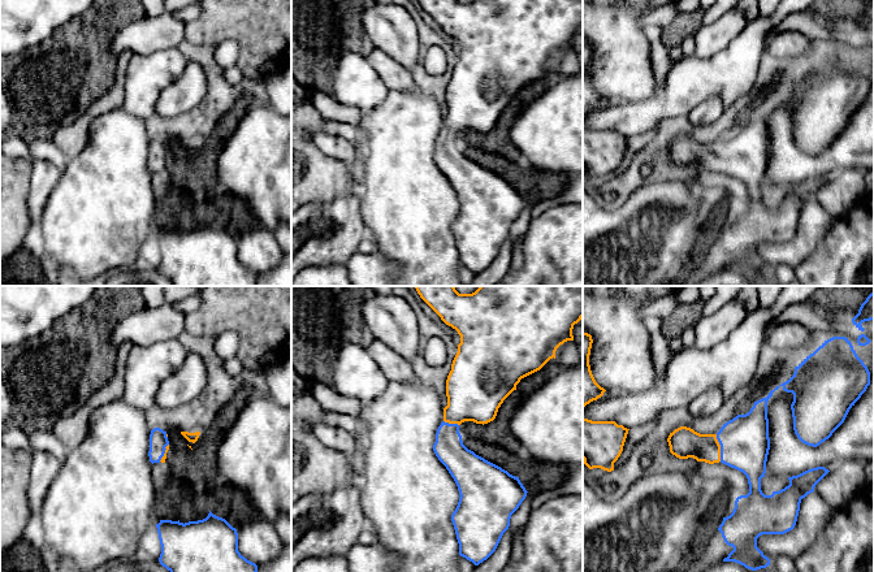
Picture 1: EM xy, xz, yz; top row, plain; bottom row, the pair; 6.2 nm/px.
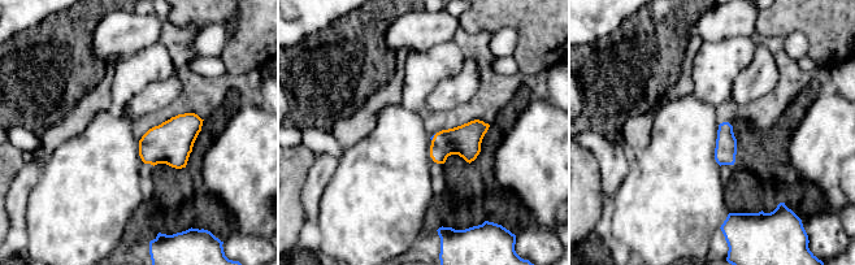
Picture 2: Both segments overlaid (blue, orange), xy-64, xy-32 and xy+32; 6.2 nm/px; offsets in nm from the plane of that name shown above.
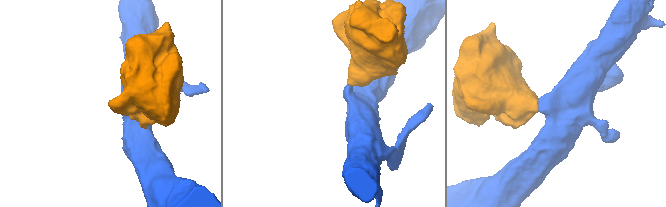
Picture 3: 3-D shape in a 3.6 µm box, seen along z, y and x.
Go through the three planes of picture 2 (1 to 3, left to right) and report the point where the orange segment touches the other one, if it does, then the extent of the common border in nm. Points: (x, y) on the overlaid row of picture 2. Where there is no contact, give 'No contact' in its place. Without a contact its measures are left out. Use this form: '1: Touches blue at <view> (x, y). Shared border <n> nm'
1: No contact
2: Touches blue at xy-32 (433, 137). Shared border 50 nm
3: No contact

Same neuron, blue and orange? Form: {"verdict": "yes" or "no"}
{"verdict": "yes"}

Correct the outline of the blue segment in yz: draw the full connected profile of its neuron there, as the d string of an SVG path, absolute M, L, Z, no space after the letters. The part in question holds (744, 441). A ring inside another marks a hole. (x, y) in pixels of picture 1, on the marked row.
M779 386L771 390L766 398L754 402L748 413L737 415L723 424L717 434L700 434L691 428L680 426L667 438L670 452L679 459L693 458L709 464L721 462L747 476L749 493L736 498L732 514L723 517L718 530L722 533L724 542L734 547L723 562L735 562L752 571L770 566L770 559L757 547L757 538L762 534L784 534L792 530L797 521L801 499L813 493L815 485L830 472L825 467L812 468L788 477L789 485L784 489L773 491L771 495L762 493L761 478L766 473L770 450L767 402L778 389Z

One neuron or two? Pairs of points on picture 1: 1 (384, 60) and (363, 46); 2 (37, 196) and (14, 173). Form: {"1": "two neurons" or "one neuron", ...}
{"1": "two neurons", "2": "two neurons"}

